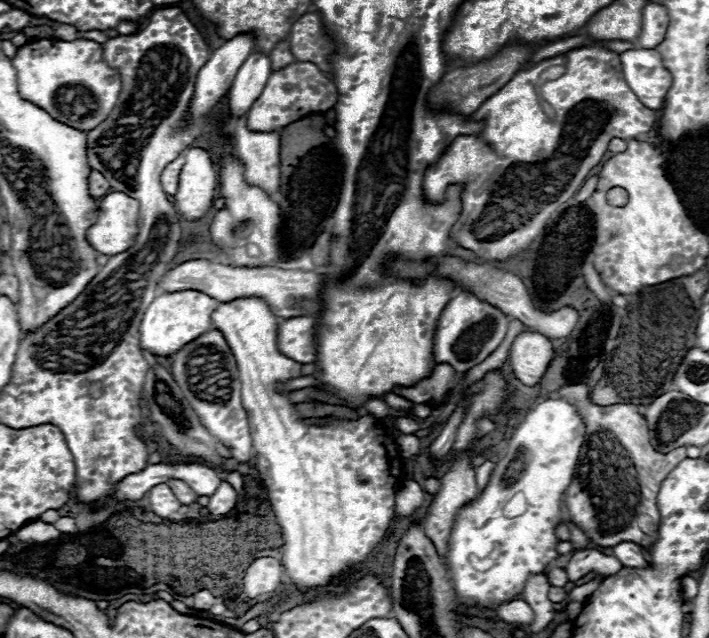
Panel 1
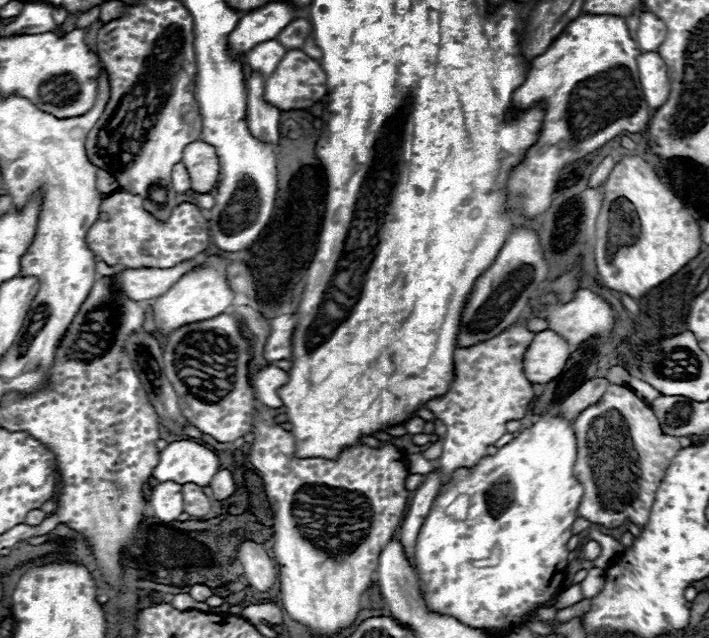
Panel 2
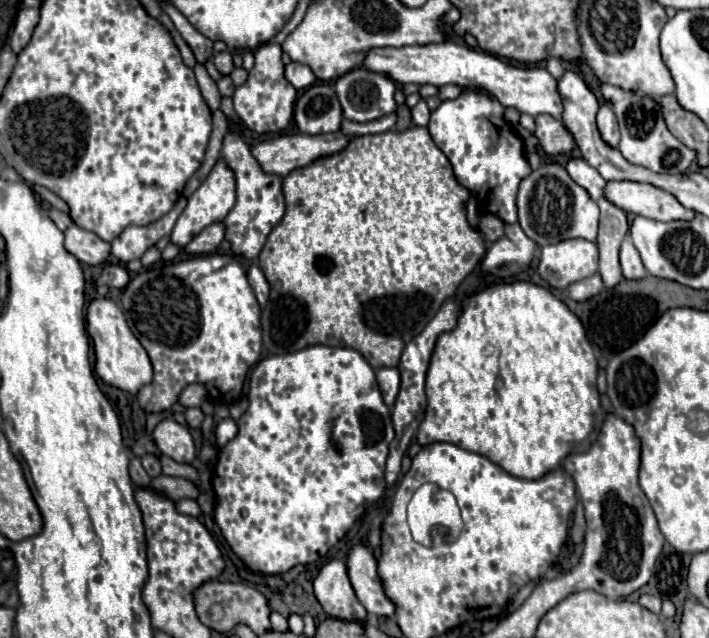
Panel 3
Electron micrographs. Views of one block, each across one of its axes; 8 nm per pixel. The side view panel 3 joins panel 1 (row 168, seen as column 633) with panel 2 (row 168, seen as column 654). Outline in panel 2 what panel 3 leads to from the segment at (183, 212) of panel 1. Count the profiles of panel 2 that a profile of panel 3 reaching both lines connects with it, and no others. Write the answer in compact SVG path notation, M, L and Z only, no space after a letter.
M196 140L184 148L184 160L182 164L188 168L190 180L192 180L192 190L196 194L208 194L218 180L220 174L220 164L216 150L202 142Z

